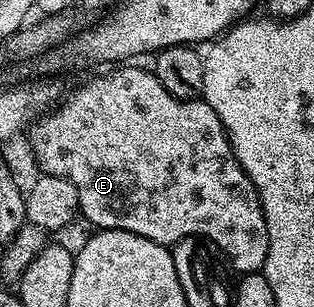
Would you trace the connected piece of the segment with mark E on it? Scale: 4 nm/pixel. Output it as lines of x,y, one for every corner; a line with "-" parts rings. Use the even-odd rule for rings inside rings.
125,64
120,68
110,70
113,70
110,74
105,74
102,78
93,78
86,86
79,87
70,98
68,95
64,101
42,114
29,127
27,139
29,138
29,146
33,149
33,158
37,161
38,171
41,174
69,178
71,184
75,184
79,196
80,217
89,220
97,230
135,232
147,240
158,242
159,245
167,247
172,247
173,243
179,241
180,238
198,237
202,240
208,240
218,251
221,249
233,261
238,275
258,273
267,260
267,244
269,243
267,224
261,211
261,202
257,199
257,193
249,177
243,172
239,160
233,154
223,124
219,120
219,116
215,116
215,108
211,108
211,104
207,104
204,100
184,102
171,96
171,92
167,92
167,88
163,88
163,84
159,84
152,69
140,70
137,64

